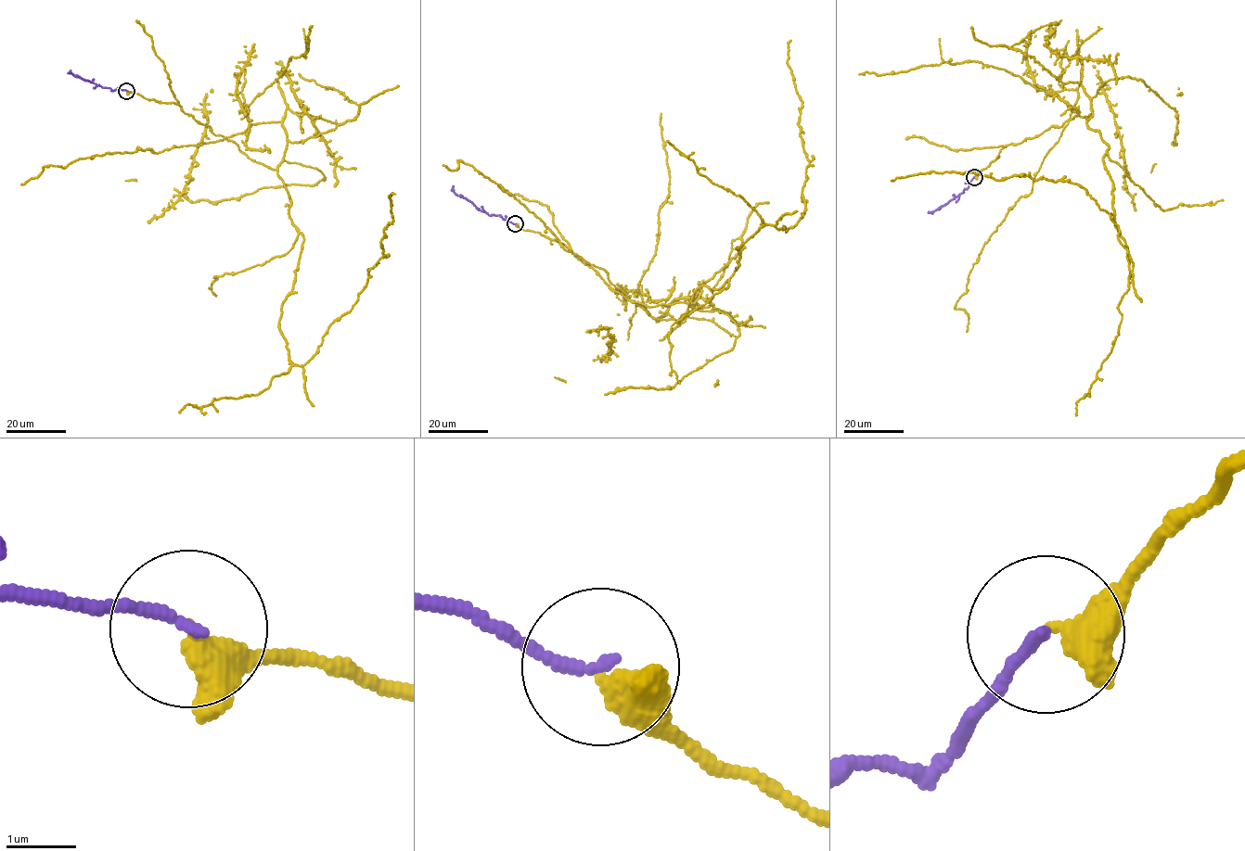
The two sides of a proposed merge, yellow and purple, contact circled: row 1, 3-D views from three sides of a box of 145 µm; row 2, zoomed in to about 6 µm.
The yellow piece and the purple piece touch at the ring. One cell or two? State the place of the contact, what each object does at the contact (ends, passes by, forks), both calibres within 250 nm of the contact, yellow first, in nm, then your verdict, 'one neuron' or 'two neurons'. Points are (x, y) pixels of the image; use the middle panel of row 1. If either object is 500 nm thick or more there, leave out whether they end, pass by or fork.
place (515, 223); yellow passes by; purple ends; calibres 280 and 160 nm; one neuron

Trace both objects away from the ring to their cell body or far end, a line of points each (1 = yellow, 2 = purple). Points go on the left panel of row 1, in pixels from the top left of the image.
1: (127, 91), (179, 105), (277, 171), (303, 236), (279, 323), (294, 364), (356, 302), (384, 254), (395, 194)
2: (127, 91), (101, 87), (70, 71)

